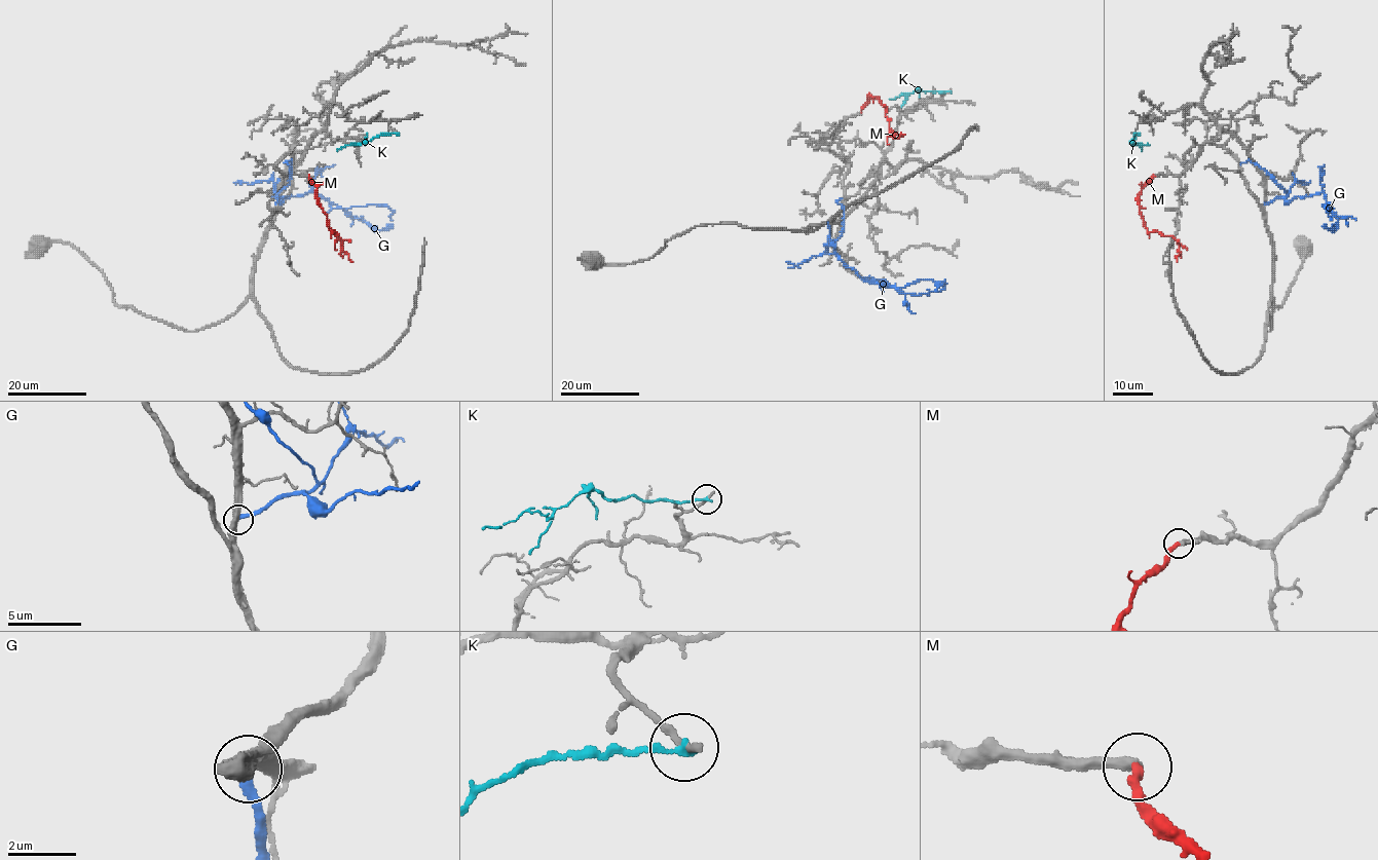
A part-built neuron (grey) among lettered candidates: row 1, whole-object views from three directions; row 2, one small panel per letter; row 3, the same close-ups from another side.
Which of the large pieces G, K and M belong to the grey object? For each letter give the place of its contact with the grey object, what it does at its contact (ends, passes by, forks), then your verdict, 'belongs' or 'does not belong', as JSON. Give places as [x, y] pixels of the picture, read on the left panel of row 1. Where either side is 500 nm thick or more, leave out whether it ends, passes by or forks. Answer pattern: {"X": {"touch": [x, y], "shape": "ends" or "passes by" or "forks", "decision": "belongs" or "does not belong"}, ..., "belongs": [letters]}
{"G": {"touch": [275, 203], "shape": "ends", "decision": "does not belong"}, "K": {"touch": [397, 133], "shape": "ends", "decision": "does not belong"}, "M": {"touch": [309, 176], "shape": "ends", "decision": "belongs"}, "belongs": ["M"]}

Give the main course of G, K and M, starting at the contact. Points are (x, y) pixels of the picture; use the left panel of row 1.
G: (275, 203), (276, 197), (281, 200), (284, 196), (315, 192), (343, 209), (386, 206), (393, 212), (390, 220)
K: (397, 134), (378, 135), (367, 142), (336, 150)
M: (309, 176), (317, 187), (318, 203), (327, 219), (327, 225), (354, 261)

